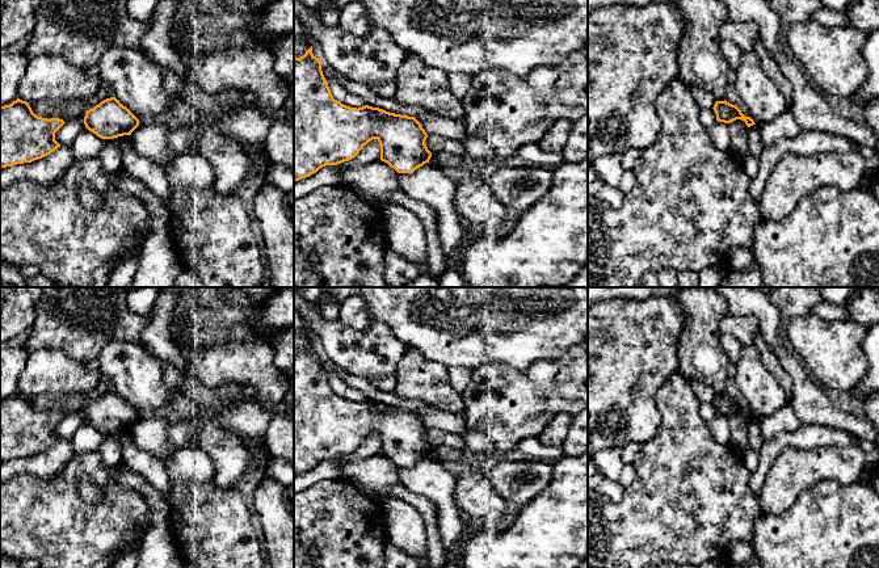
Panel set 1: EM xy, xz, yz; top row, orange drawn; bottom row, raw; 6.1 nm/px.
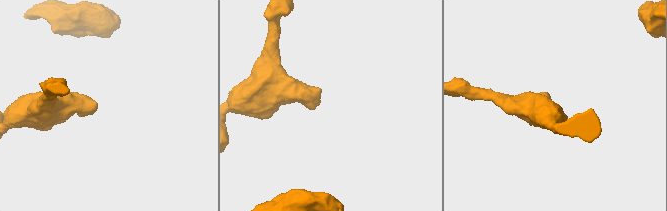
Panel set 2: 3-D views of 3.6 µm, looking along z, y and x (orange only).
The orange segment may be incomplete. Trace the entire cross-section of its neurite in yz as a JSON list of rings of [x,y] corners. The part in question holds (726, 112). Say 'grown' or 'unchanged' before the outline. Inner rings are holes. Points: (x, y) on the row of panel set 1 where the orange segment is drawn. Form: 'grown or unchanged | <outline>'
unchanged | [[[726,100],[716,101],[712,109],[716,114],[716,121],[719,122],[731,123],[736,119],[741,119],[748,127],[756,125],[750,117],[745,117],[736,105],[732,105]]]

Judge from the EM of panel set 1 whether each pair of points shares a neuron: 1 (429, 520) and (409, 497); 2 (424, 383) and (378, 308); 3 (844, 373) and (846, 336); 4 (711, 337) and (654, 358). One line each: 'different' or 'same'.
1: same
2: different
3: same
4: different

